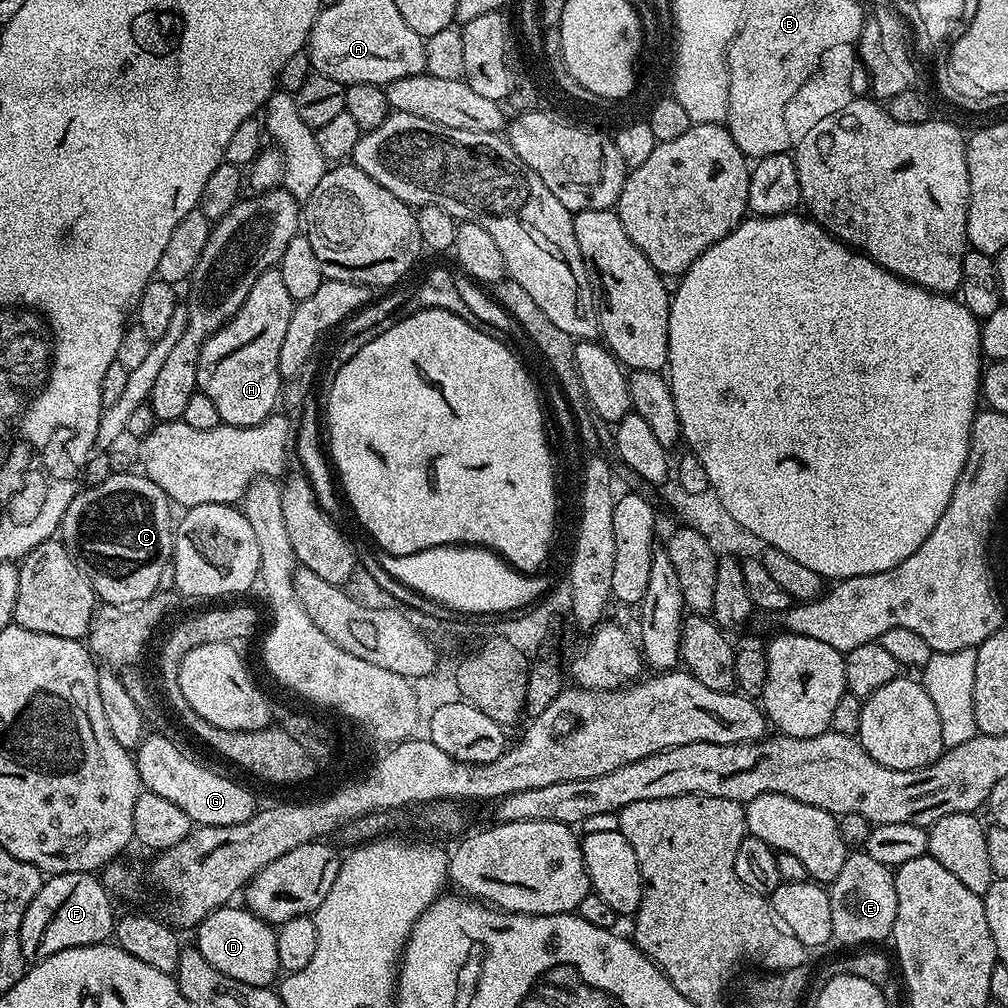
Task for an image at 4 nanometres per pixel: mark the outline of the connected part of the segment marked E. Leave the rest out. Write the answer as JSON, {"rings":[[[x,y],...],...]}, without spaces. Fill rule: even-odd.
{"rings":[[[867,850],[849,851],[838,878],[830,884],[830,914],[832,935],[844,944],[872,946],[875,940],[887,941],[892,935],[894,918],[898,910],[896,878],[889,865],[870,858]]]}

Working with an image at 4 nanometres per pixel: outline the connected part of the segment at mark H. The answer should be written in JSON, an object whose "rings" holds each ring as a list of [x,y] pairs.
{"rings":[[[279,267],[266,270],[256,279],[254,286],[250,286],[250,294],[246,294],[246,302],[242,302],[240,309],[202,346],[198,354],[196,386],[199,391],[206,394],[206,398],[212,399],[223,423],[239,428],[258,426],[267,416],[277,411],[276,399],[280,396],[280,383],[282,383],[280,355],[282,342],[286,338],[286,326],[290,326],[293,307],[294,302],[282,282]]]}

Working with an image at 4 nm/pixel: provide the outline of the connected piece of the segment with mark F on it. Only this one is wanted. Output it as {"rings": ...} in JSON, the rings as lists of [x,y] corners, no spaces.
{"rings":[[[91,872],[48,876],[22,918],[20,945],[25,961],[45,960],[62,950],[105,943],[114,932],[112,904],[113,897]]]}

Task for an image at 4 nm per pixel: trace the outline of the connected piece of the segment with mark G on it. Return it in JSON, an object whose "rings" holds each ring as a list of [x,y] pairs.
{"rings":[[[158,734],[147,735],[136,749],[136,769],[141,785],[149,792],[180,806],[195,825],[237,825],[257,811],[253,794],[232,779],[210,770],[206,764],[194,764],[178,751],[173,739]]]}

